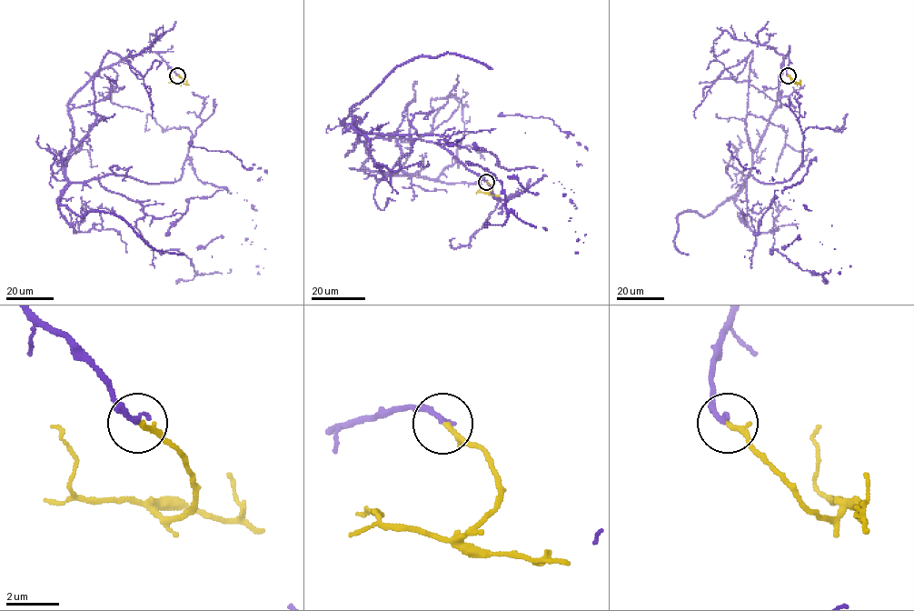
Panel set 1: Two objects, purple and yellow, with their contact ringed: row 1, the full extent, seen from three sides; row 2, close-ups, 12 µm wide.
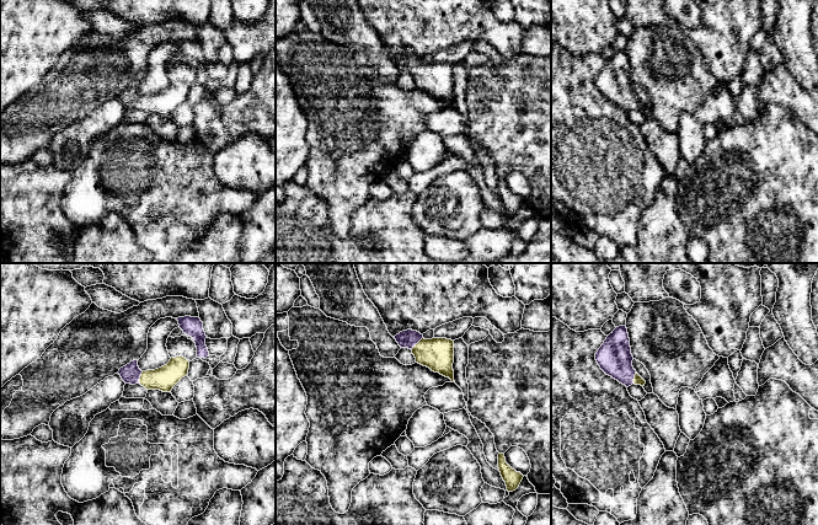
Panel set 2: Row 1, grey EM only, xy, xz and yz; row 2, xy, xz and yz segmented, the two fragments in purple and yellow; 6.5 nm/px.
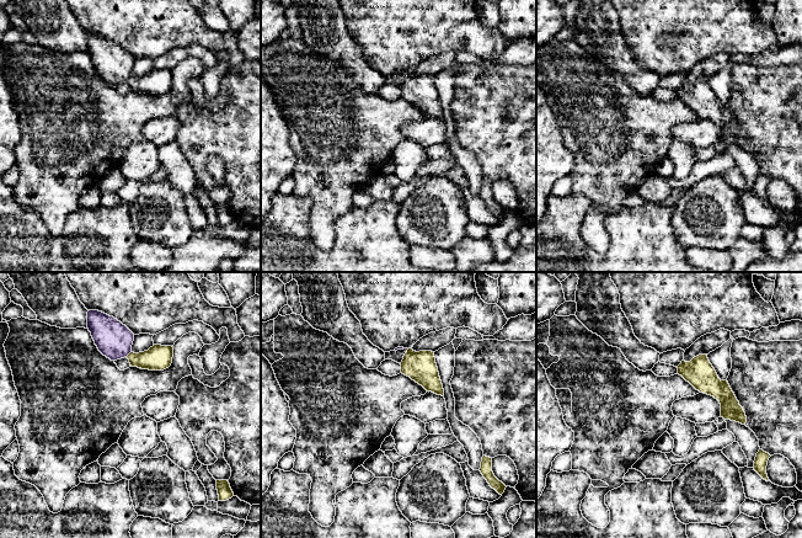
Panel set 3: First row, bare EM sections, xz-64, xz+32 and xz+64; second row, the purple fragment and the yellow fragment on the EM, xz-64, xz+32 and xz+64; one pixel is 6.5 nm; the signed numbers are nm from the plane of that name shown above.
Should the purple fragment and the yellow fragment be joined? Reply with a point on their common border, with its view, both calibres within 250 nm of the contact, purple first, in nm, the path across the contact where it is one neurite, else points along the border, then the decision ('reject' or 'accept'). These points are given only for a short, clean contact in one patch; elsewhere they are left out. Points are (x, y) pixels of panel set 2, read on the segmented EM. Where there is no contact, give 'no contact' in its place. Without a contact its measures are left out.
xy (139, 378) | 130/160 nm | across xy (131, 374), (139, 378), (165, 378) | accept

